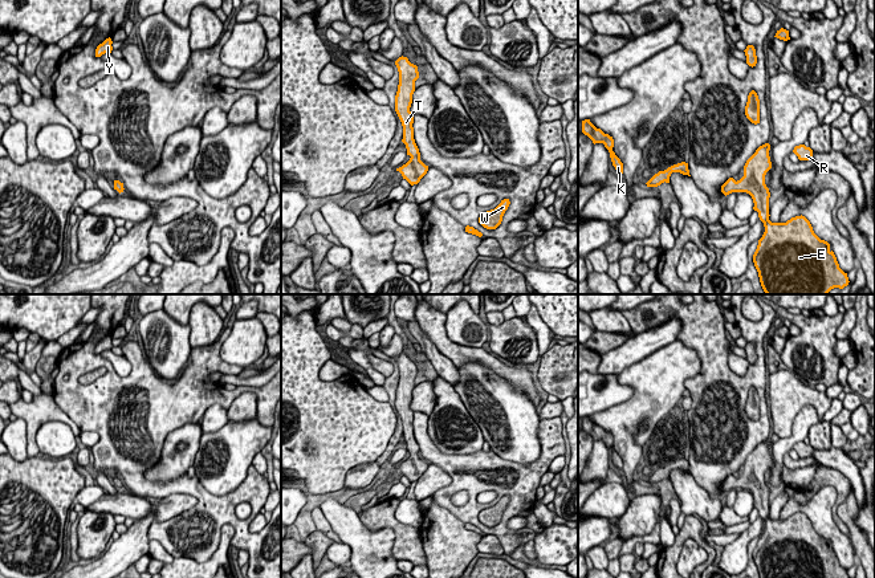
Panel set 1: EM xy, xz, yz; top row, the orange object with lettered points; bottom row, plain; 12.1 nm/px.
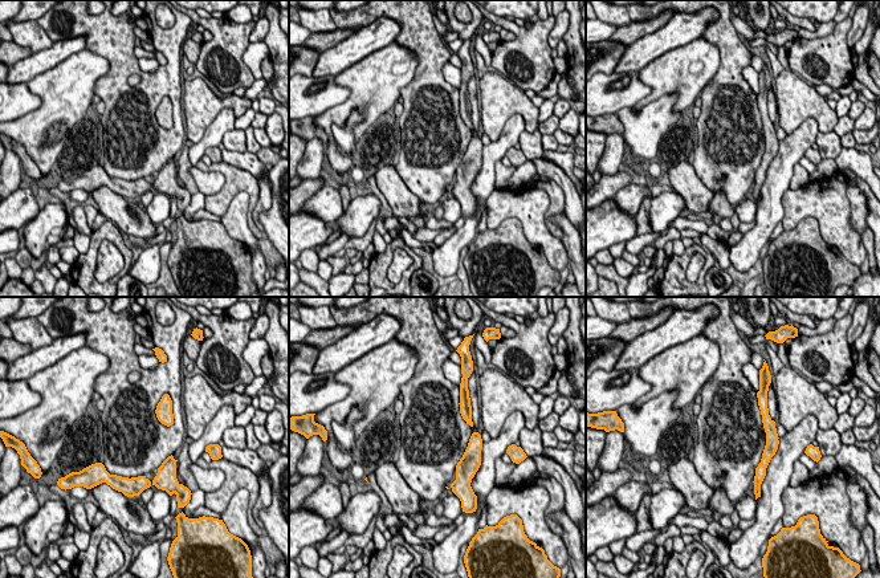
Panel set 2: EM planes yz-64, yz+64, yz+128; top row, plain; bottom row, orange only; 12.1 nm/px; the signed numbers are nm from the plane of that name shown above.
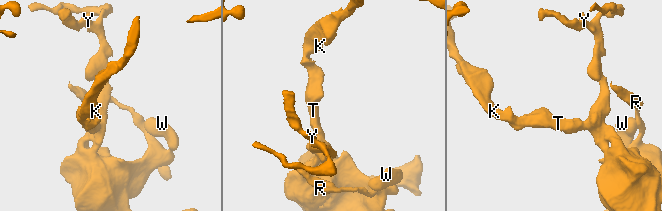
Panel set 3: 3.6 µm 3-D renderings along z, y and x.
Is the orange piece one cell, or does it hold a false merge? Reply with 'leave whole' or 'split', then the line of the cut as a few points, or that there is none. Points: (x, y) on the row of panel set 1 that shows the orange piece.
leave whole; no cut

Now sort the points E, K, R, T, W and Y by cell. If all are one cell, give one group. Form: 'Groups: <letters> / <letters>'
Groups: E K R T W Y

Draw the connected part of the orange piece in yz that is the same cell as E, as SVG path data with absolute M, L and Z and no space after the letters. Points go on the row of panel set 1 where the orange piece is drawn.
M770 144L760 146L744 166L740 180L729 178L721 192L746 192L752 196L765 232L758 240L753 262L766 294L827 294L831 289L848 285L830 244L821 240L805 216L786 223L769 220L770 192L765 175L772 168Z

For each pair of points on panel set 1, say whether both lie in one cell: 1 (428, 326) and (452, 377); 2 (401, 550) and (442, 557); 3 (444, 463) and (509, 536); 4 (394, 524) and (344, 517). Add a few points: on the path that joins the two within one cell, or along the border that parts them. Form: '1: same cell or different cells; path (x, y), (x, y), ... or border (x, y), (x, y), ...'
1: different cells; border (422, 330), (456, 367)
2: different cells; border (419, 533), (427, 564)
3: same cell; path (468, 480), (472, 484), (472, 517), (485, 529)
4: different cells; border (359, 515), (367, 528), (390, 528), (393, 532)

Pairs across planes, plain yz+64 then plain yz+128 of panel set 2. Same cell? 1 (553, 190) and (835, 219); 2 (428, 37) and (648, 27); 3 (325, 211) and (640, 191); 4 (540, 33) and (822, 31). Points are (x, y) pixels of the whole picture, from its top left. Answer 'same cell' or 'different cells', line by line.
1: different cells
2: different cells
3: same cell
4: different cells

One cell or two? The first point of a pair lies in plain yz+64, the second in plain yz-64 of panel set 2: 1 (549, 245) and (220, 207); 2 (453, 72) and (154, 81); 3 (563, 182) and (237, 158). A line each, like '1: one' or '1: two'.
1: two
2: two
3: one

